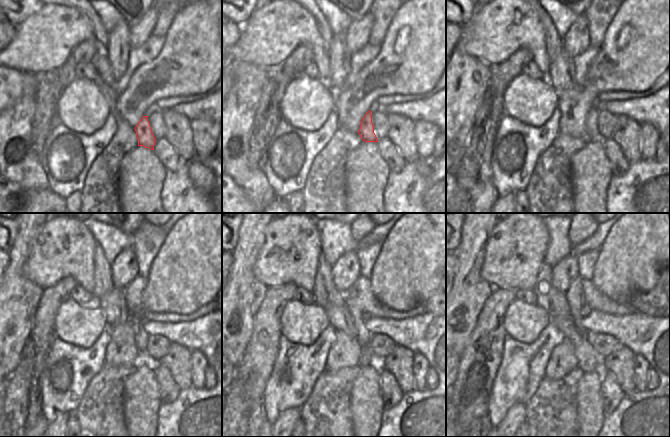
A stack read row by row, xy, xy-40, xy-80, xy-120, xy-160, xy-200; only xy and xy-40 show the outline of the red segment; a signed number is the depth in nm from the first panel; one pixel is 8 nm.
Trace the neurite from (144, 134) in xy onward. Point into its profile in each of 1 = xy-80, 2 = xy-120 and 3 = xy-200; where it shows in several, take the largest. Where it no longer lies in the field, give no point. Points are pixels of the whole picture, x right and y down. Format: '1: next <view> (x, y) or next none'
1: next xy-80 (591, 126)
2: next xy-120 (140, 336)
3: next xy-200 (574, 295)

